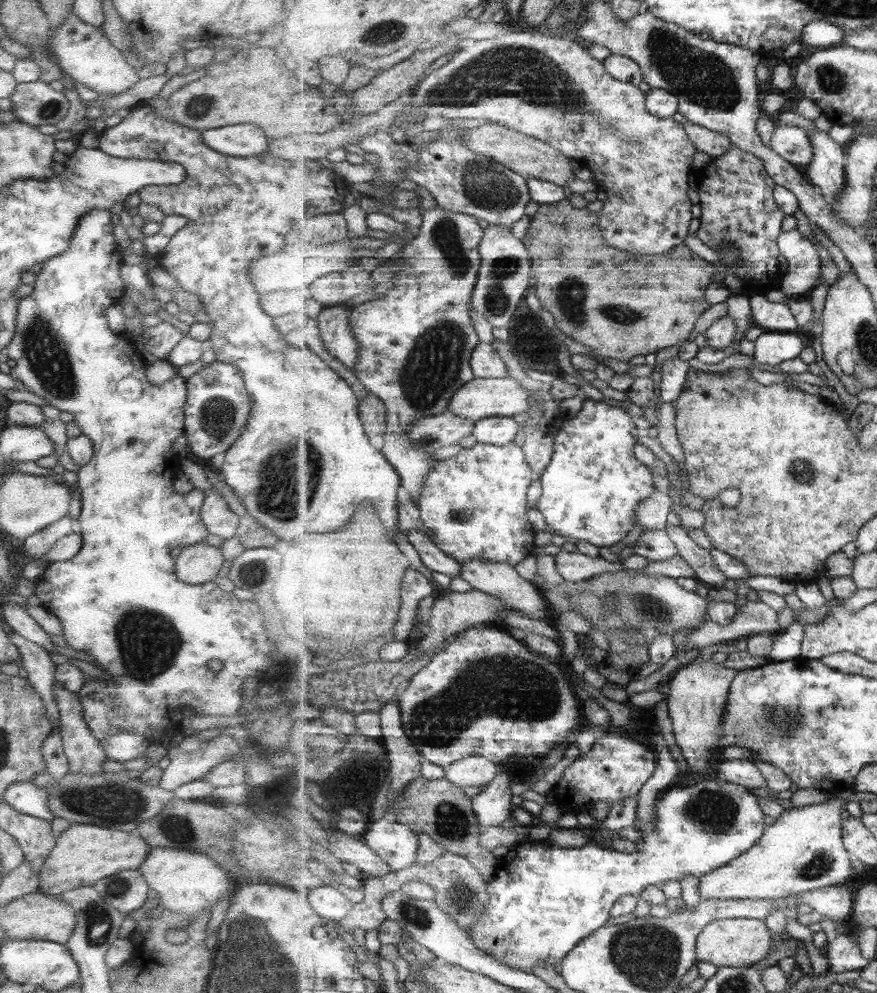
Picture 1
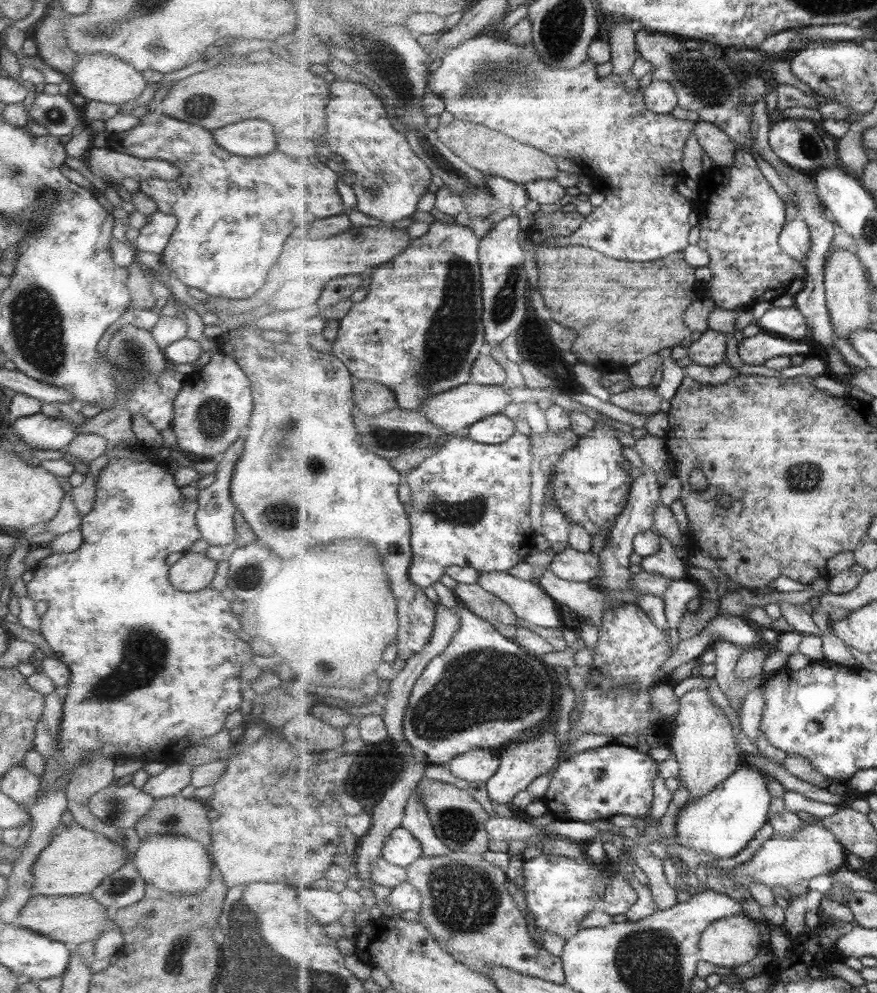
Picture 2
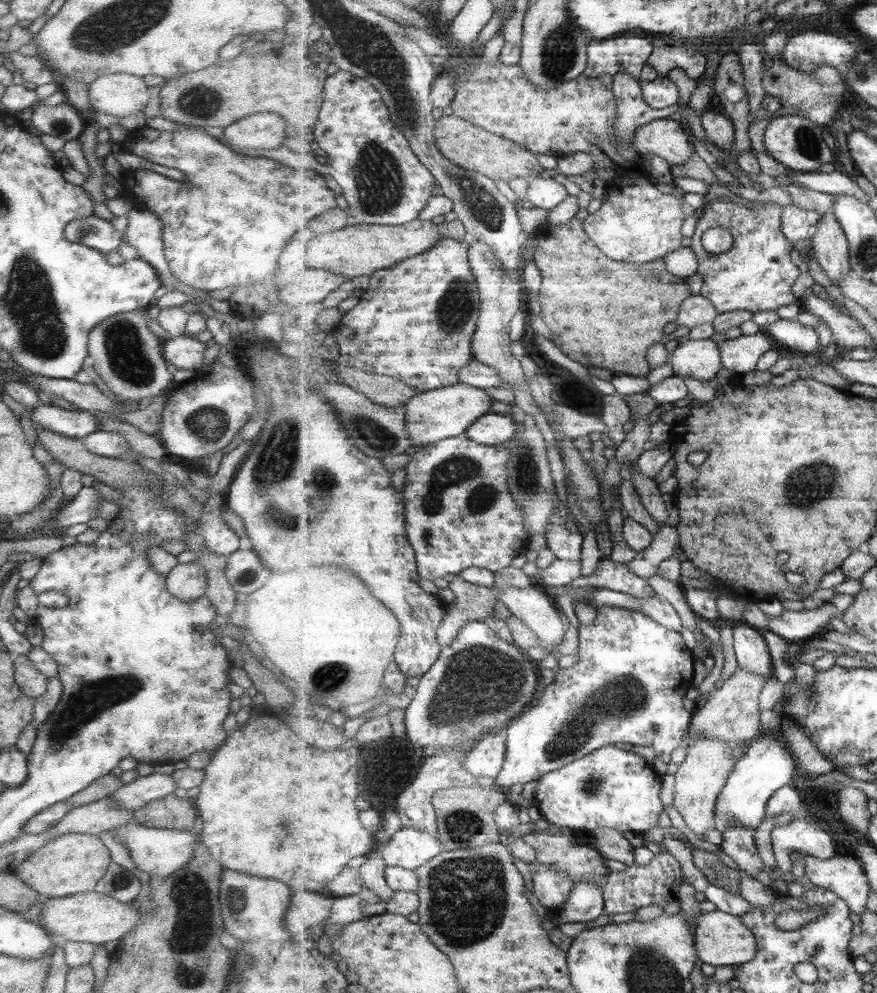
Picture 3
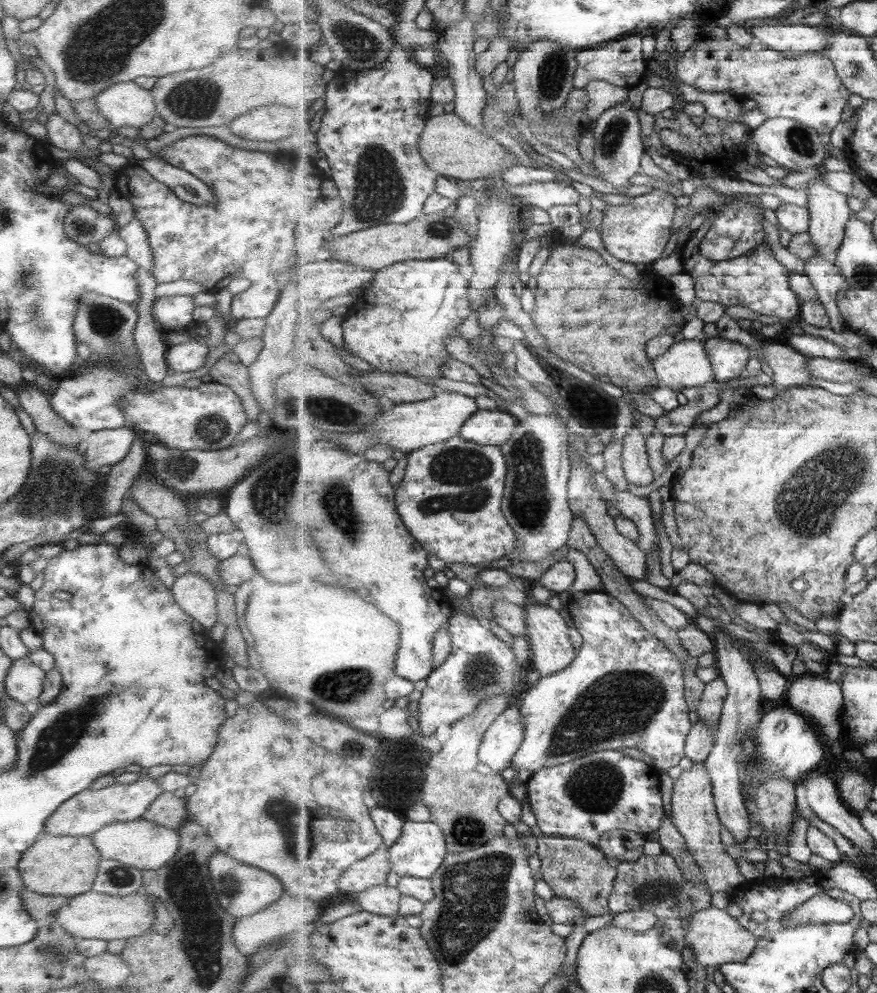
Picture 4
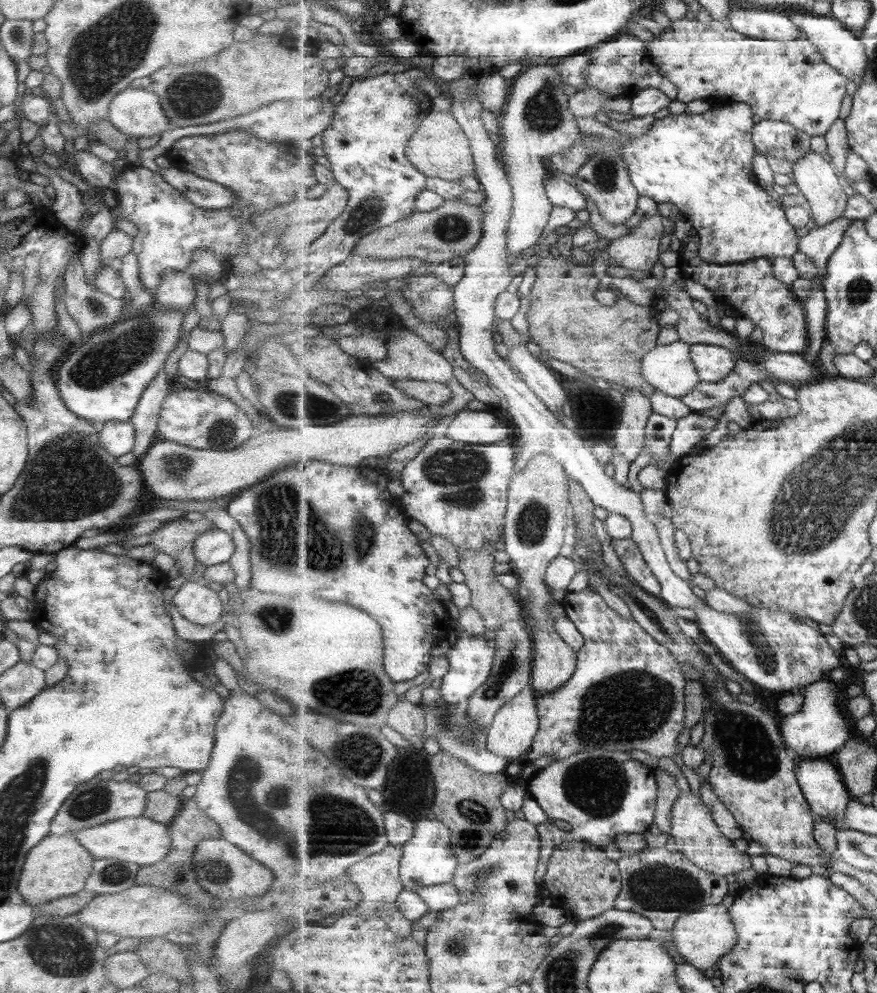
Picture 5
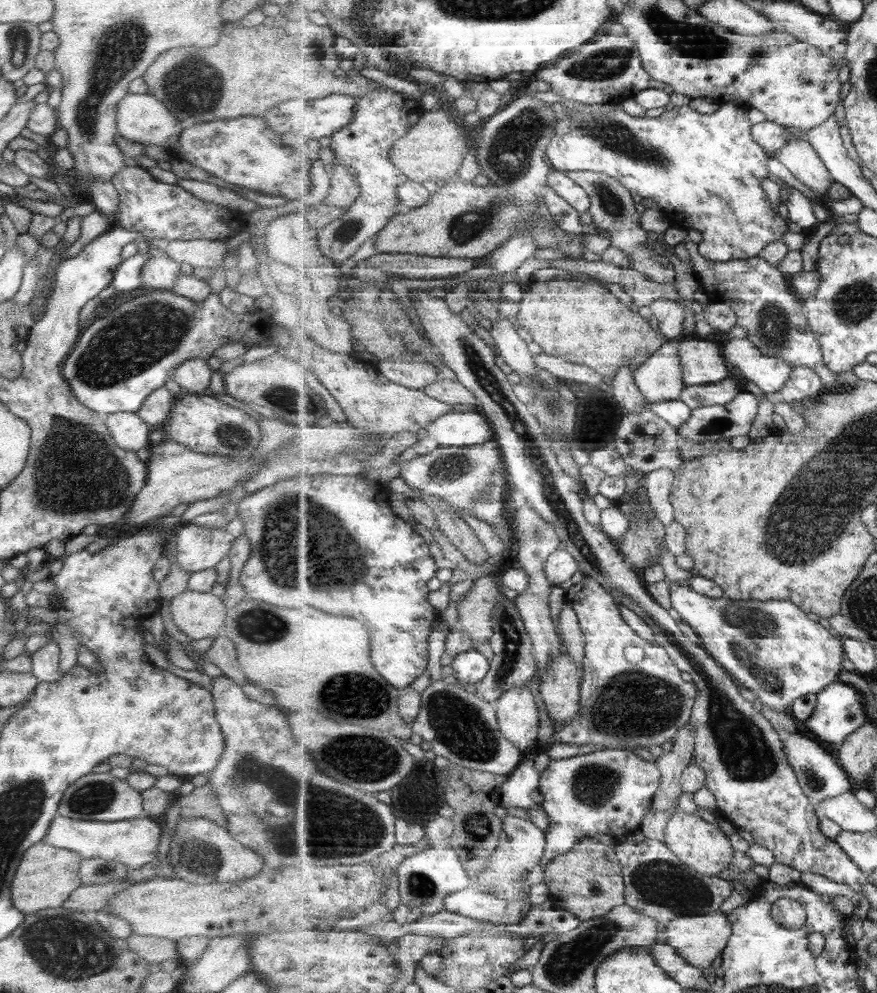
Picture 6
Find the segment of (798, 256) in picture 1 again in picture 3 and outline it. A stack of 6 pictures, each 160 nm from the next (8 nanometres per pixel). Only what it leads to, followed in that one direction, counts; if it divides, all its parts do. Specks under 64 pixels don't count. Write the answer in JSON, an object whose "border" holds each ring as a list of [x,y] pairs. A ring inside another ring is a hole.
{"border":[[[793,204],[784,207],[782,214],[782,233],[791,243],[811,241],[816,231],[816,224],[812,212]]]}

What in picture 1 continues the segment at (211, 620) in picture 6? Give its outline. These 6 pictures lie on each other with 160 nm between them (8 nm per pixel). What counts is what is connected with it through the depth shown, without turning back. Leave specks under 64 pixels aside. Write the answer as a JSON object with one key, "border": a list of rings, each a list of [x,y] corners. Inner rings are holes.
{"border":[[[205,542],[181,547],[174,559],[175,578],[185,584],[213,581],[224,558],[221,551]]]}

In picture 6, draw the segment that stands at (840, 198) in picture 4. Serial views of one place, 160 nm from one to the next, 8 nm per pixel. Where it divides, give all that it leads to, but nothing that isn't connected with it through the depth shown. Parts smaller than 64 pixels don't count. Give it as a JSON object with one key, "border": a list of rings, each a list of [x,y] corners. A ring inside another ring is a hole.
{"border":[[[792,138],[775,156],[805,186],[820,199],[827,197],[835,181],[818,150],[807,138]]]}

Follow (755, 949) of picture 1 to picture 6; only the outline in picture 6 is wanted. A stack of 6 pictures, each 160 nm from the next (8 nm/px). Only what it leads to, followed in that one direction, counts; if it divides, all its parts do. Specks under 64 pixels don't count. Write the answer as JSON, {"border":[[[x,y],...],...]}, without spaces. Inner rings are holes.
{"border":[[[719,909],[704,916],[676,917],[665,928],[667,935],[665,943],[673,946],[679,956],[685,958],[685,961],[693,967],[709,968],[715,962],[715,958],[722,957],[723,950],[726,950],[733,935],[734,928],[726,914]]]}

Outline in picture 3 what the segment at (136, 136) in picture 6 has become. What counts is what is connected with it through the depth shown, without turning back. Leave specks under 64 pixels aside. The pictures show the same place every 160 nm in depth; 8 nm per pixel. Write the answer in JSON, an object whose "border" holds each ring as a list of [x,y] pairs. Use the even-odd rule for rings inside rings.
{"border":[[[107,73],[95,77],[87,87],[93,112],[123,118],[141,112],[149,100],[149,88],[142,77]]]}

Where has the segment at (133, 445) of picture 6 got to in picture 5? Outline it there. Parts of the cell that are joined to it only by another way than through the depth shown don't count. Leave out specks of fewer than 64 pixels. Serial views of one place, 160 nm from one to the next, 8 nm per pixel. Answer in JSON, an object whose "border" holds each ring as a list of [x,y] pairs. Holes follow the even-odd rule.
{"border":[[[104,422],[99,428],[99,447],[115,459],[131,452],[135,435],[128,422]]]}

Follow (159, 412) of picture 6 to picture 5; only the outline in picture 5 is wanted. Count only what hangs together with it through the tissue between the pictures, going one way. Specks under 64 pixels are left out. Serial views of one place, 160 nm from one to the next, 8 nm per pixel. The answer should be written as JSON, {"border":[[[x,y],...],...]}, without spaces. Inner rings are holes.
{"border":[[[162,368],[159,369],[139,395],[133,414],[129,417],[128,423],[133,427],[133,435],[135,435],[135,442],[133,442],[130,453],[136,461],[152,446],[156,439],[157,415],[163,399],[170,391],[169,385],[169,378]]]}

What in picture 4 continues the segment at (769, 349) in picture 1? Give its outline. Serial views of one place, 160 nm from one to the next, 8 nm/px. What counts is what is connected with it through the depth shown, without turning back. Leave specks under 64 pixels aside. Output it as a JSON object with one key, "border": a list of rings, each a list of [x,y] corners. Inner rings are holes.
{"border":[[[719,336],[709,338],[706,347],[717,381],[729,382],[747,373],[748,364],[752,359],[749,347]]]}

